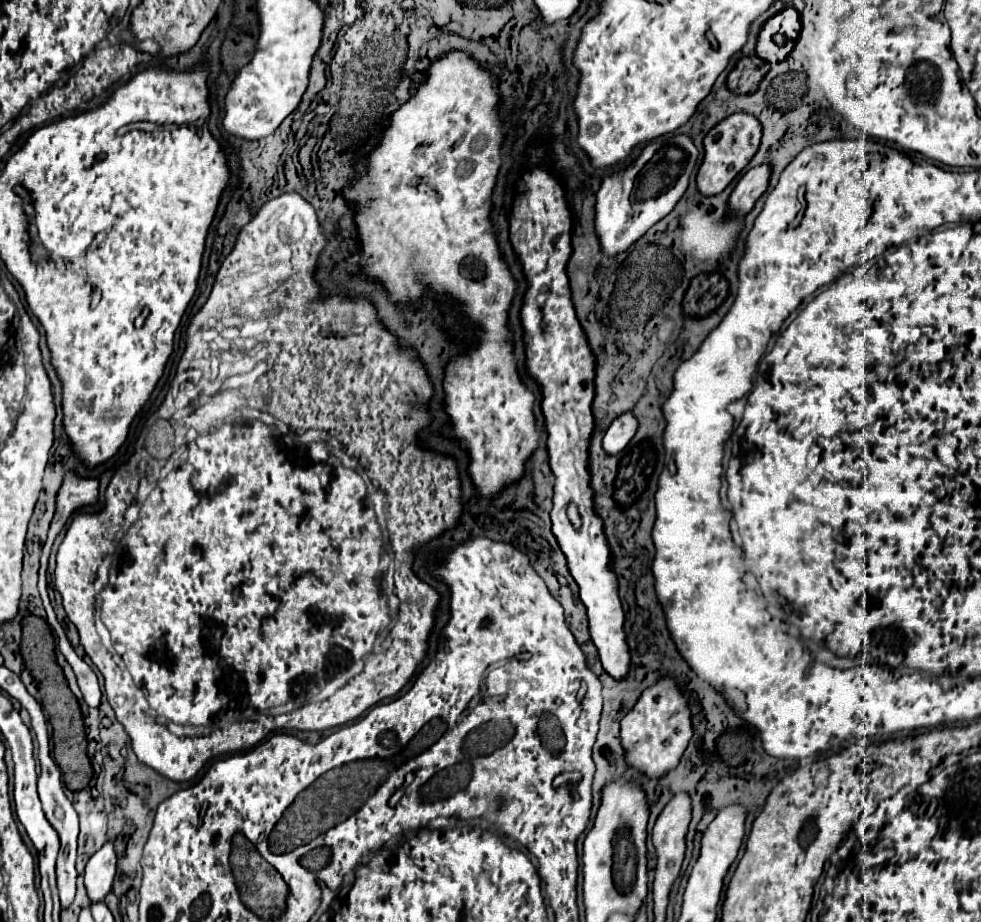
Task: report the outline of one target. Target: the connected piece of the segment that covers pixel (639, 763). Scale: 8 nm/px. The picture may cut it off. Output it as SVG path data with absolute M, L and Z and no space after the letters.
M660 677L660 681L640 695L634 709L622 719L620 735L630 767L646 771L650 777L662 777L678 765L692 737L692 719L686 695L678 689L678 685L674 685L672 677Z

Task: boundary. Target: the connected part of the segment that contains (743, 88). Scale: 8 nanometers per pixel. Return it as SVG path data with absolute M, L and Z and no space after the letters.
M742 57L728 75L728 89L732 93L744 93L744 95L754 93L768 71L770 65L760 57Z

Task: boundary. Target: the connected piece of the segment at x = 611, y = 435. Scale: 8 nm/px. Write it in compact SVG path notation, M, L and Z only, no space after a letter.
M632 413L616 417L604 435L604 451L608 455L620 453L630 443L636 429L638 429L638 419Z

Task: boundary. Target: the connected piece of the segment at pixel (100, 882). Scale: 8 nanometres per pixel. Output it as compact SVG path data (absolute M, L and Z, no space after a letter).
M108 841L100 851L96 851L84 869L84 885L90 897L90 903L104 901L112 889L112 879L116 873L116 853Z

